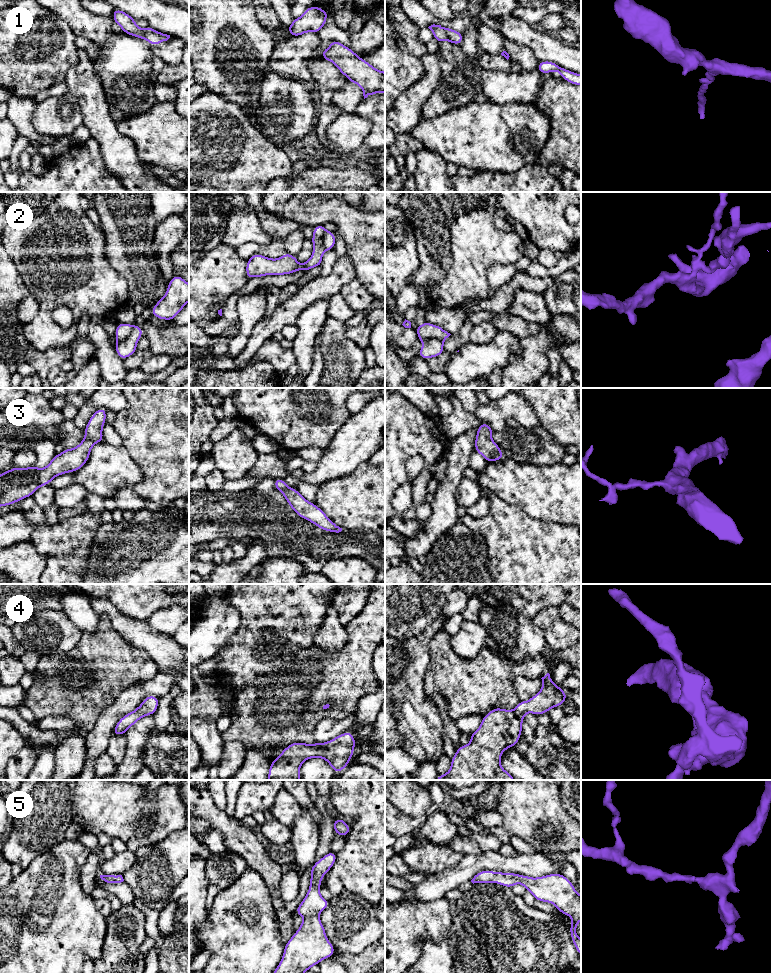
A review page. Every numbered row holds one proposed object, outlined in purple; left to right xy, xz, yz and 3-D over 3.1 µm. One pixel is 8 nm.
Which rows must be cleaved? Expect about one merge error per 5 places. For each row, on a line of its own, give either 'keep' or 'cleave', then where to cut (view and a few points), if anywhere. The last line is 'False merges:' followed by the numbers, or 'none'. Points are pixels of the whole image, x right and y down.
1: keep; no cut
2: cleave; cut in xy along (134, 325), (131, 333), (118, 342)
3: keep; no cut
4: keep; no cut
5: keep; no cut
False merges: 2

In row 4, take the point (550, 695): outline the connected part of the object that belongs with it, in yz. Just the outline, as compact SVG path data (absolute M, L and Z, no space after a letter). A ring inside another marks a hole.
M547 673L542 679L542 688L539 693L528 701L520 701L514 710L505 710L500 707L492 709L483 716L480 727L470 734L471 742L461 745L451 759L451 768L444 775L438 775L436 780L515 780L500 764L502 753L514 747L522 734L522 722L527 712L538 716L547 713L552 707L560 707L568 698L567 693L554 684Z

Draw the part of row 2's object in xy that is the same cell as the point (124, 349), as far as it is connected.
M134 325L133 330L129 337L125 339L124 341L118 342L116 344L115 351L117 355L122 359L126 359L129 356L133 355L137 352L136 346L138 340L143 335L142 327Z

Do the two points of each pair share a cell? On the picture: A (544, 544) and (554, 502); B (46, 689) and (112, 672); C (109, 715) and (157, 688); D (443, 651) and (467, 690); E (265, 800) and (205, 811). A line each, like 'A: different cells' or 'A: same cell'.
A: different cells
B: same cell
C: same cell
D: same cell
E: different cells

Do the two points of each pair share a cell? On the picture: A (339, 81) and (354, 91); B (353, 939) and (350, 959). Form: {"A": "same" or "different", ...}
{"A": "different", "B": "different"}

